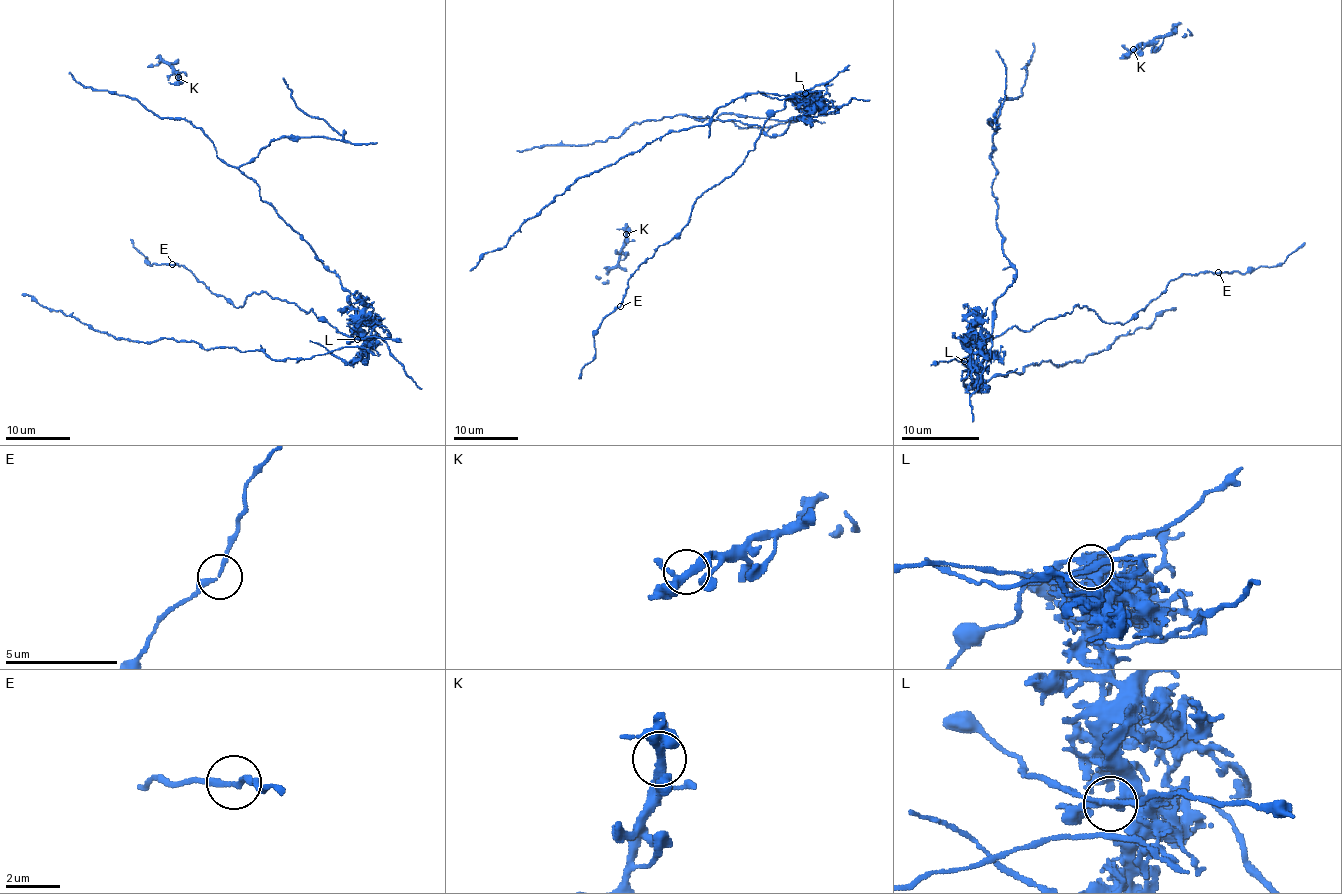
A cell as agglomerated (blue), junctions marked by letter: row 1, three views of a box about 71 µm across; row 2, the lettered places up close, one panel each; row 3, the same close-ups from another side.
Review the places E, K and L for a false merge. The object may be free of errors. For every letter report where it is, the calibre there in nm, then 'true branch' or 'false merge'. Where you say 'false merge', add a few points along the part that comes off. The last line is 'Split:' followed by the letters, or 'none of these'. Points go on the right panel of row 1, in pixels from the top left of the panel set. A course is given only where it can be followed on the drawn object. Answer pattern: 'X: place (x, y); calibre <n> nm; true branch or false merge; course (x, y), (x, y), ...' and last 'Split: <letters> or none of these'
E: place (1218, 272); calibre 200 nm; true branch
K: place (1133, 49); calibre 320 nm; true branch
L: place (964, 361); calibre 280 nm; false merge; course (964, 361), (979, 345), (989, 359), (993, 303), (1014, 282), (989, 156), (995, 111), (1022, 94), (1032, 43)
Split: L

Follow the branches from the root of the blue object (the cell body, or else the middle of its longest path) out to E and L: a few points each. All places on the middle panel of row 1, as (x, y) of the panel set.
E: (807, 116), (835, 109), (790, 96), (744, 161), (707, 189), (689, 223), (639, 267), (621, 305)
L: (807, 116), (827, 116), (833, 114), (835, 109), (820, 108), (806, 93)

